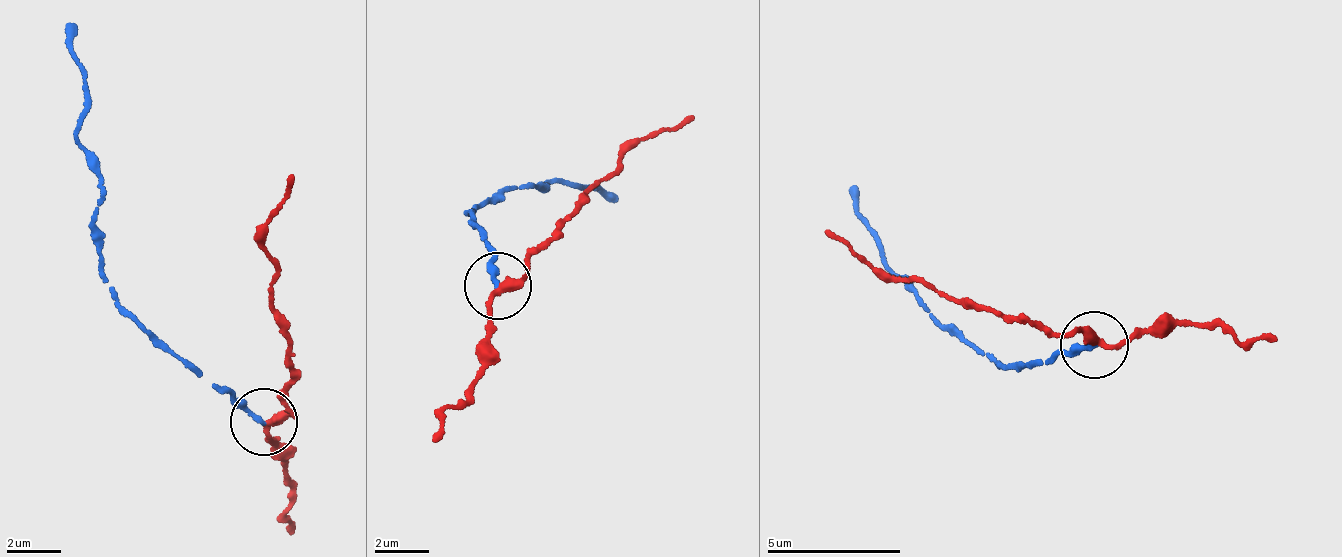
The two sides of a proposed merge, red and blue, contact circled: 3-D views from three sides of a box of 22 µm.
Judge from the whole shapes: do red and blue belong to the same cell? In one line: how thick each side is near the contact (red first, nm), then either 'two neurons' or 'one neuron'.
calibres 280 and 160 nm; two neurons

